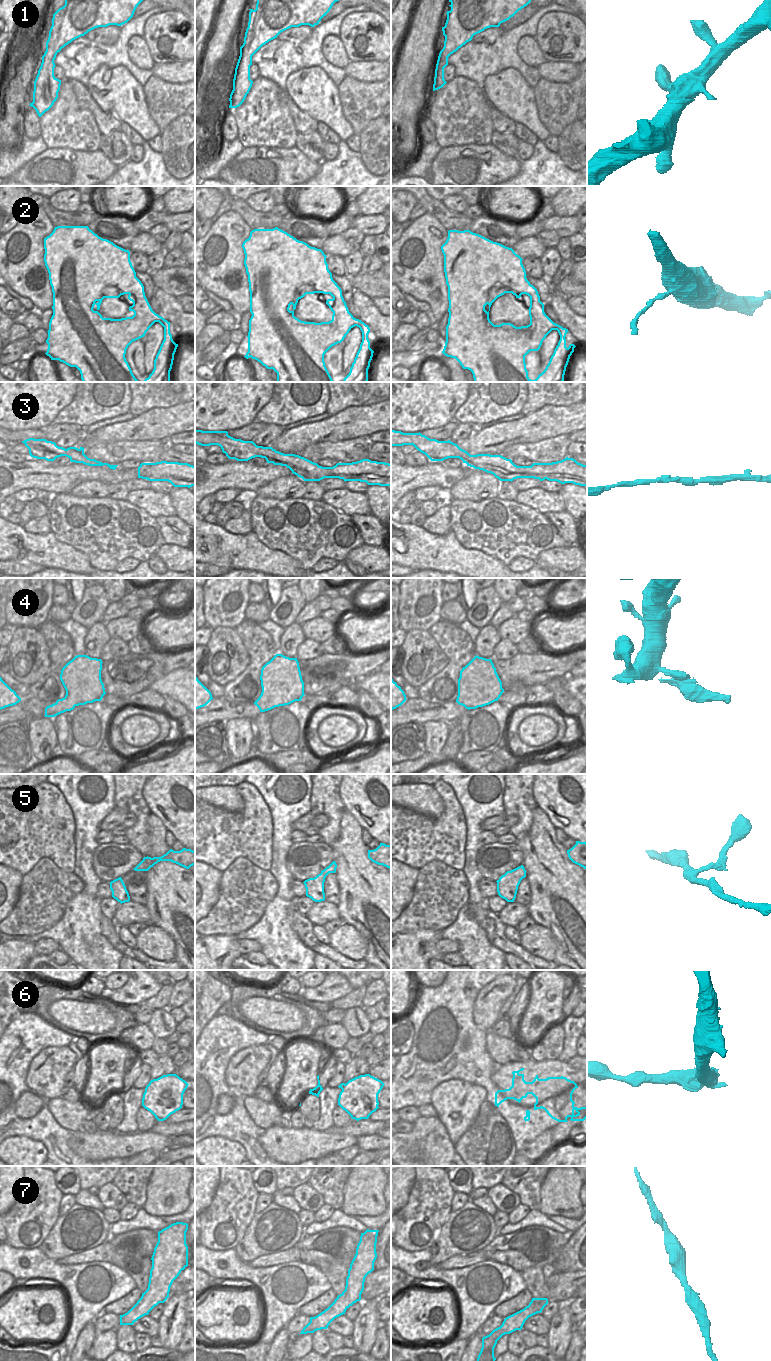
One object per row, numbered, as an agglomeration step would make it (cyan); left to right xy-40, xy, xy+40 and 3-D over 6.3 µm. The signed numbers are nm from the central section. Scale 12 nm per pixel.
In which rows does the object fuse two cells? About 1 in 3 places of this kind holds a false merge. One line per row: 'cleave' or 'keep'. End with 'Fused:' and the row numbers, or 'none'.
1: keep
2: keep
3: keep
4: cleave
5: keep
6: cleave
7: keep
Fused: 4, 6

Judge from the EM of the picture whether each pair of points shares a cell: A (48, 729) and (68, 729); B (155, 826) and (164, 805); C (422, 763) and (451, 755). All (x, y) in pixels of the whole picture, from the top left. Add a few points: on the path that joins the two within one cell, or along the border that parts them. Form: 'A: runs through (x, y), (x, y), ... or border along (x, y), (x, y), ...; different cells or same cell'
A: border along (52, 717), (58, 749); different cells
B: border along (151, 812), (168, 829); different cells
C: runs through (429, 759), (444, 756); same cell

